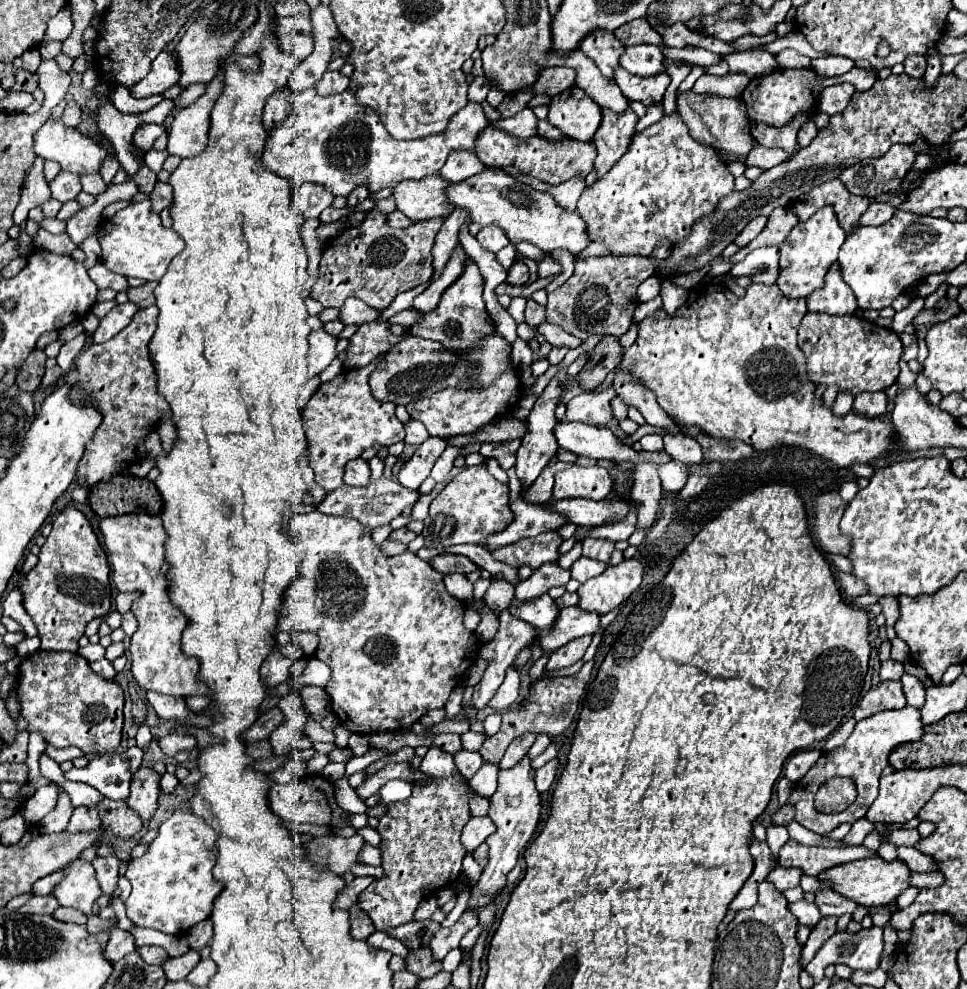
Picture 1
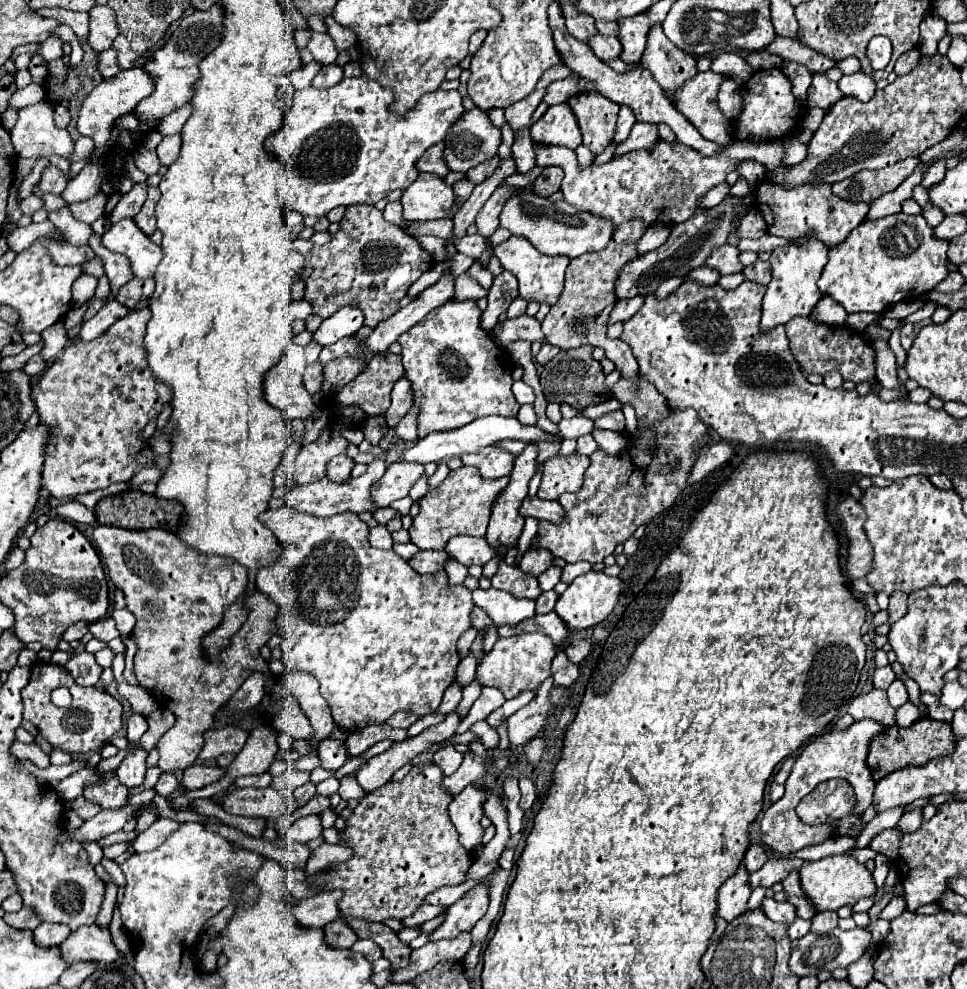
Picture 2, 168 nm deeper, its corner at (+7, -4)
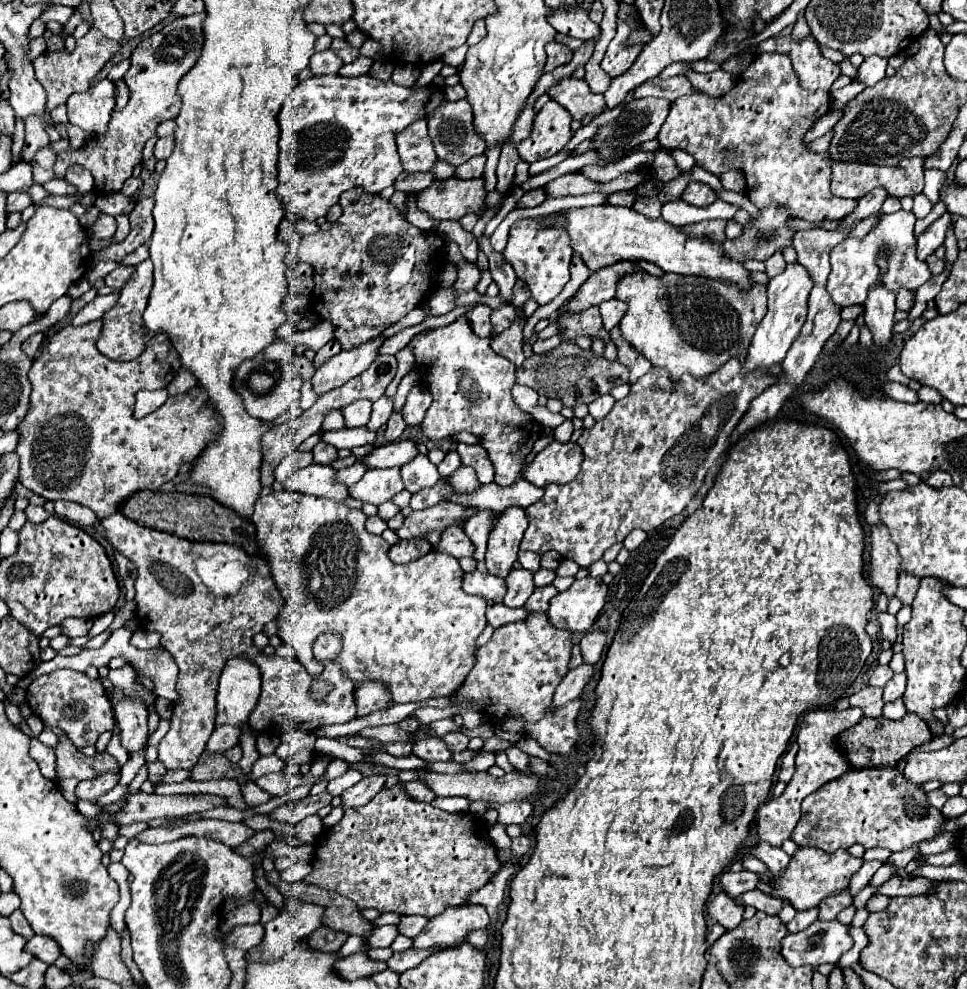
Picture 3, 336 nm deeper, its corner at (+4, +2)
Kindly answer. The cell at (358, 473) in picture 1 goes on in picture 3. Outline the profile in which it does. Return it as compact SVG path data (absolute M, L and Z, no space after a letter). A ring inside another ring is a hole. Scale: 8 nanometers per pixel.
M319 441L315 447L313 447L313 461L315 463L321 463L321 465L329 465L331 461L337 459L337 449L325 441Z

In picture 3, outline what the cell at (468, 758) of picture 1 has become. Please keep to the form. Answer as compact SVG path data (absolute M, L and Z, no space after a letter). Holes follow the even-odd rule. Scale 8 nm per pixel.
M421 739L413 743L413 755L425 761L449 761L451 751L443 743L443 739Z

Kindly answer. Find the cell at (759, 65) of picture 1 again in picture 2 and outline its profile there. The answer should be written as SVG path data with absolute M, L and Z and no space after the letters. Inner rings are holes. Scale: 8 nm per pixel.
M704 71L682 85L678 95L672 97L672 103L702 133L702 137L720 145L728 145L732 141L732 127L726 123L720 109L716 109L716 95L726 79L728 75Z

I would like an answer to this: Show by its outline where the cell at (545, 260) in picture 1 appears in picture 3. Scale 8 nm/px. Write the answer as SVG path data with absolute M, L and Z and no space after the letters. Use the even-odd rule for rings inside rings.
M545 217L521 219L513 223L503 257L515 269L517 279L527 283L533 299L539 305L545 305L551 299L555 299L563 291L565 283L569 281L569 263L571 263L573 249L569 243L569 235L565 235L561 227L541 227L541 223L545 223Z

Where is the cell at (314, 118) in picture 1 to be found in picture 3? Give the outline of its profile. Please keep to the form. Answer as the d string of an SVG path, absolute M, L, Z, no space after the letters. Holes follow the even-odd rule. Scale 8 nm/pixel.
M319 75L307 81L301 81L297 89L289 95L279 111L279 199L283 207L305 221L317 221L325 217L329 207L339 201L339 195L345 189L363 187L367 193L381 193L385 187L393 185L395 179L403 173L395 135L403 131L417 119L427 119L431 113L445 103L441 87L409 89L397 83L379 81L369 75L361 77L341 77L341 75Z

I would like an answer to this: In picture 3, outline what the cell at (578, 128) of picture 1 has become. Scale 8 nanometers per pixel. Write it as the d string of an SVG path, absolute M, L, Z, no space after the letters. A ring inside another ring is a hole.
M547 101L535 115L531 135L523 139L517 149L525 163L533 163L555 155L571 139L571 115L559 103Z

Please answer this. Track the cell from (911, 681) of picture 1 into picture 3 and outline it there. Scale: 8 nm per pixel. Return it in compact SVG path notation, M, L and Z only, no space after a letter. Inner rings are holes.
M901 673L901 675L893 675L893 679L883 687L883 699L885 701L895 701L903 695L905 691L905 681L907 677Z

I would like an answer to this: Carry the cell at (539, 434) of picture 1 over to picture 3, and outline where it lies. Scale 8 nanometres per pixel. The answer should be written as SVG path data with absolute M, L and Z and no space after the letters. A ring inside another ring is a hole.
M507 509L501 513L495 529L489 535L485 565L491 575L505 579L517 561L519 543L527 529L527 517L523 509Z

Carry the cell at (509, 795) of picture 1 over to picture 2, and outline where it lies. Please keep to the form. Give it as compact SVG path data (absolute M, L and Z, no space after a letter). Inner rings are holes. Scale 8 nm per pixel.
M478 883L474 885L462 899L448 907L444 923L430 935L430 941L438 939L454 939L462 931L472 931L476 921L484 917L490 903L490 885Z

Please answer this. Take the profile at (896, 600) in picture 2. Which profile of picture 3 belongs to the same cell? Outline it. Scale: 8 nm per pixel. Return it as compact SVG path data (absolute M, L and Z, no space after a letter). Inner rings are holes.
M899 575L899 587L897 587L897 597L903 601L903 605L911 605L917 593L921 579L913 579L913 575Z

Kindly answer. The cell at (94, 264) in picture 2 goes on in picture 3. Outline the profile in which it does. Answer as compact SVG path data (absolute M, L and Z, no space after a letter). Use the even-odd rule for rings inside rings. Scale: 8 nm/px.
M143 197L137 201L133 213L129 215L131 217L131 233L125 241L121 241L119 245L113 245L113 247L107 247L97 261L105 261L105 259L111 259L111 261L121 261L127 253L135 251L139 245L147 243L151 239L151 231L153 231L153 217L151 217L151 211L153 211L153 199L151 197Z

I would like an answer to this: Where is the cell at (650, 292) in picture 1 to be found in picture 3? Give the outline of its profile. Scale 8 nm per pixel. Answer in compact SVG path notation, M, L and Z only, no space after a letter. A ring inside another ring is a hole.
M609 299L609 301L599 305L599 313L603 319L605 331L611 331L615 325L619 325L621 317L625 315L625 303L617 301L617 299Z

